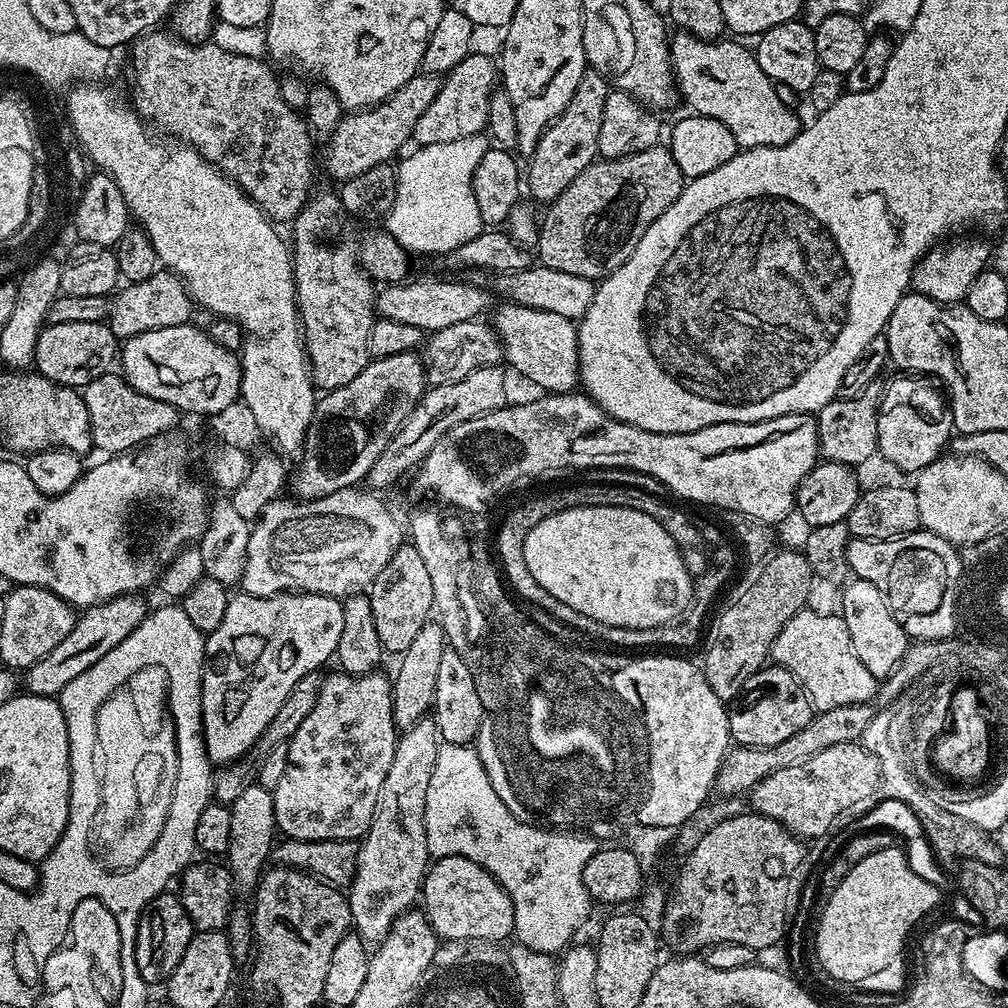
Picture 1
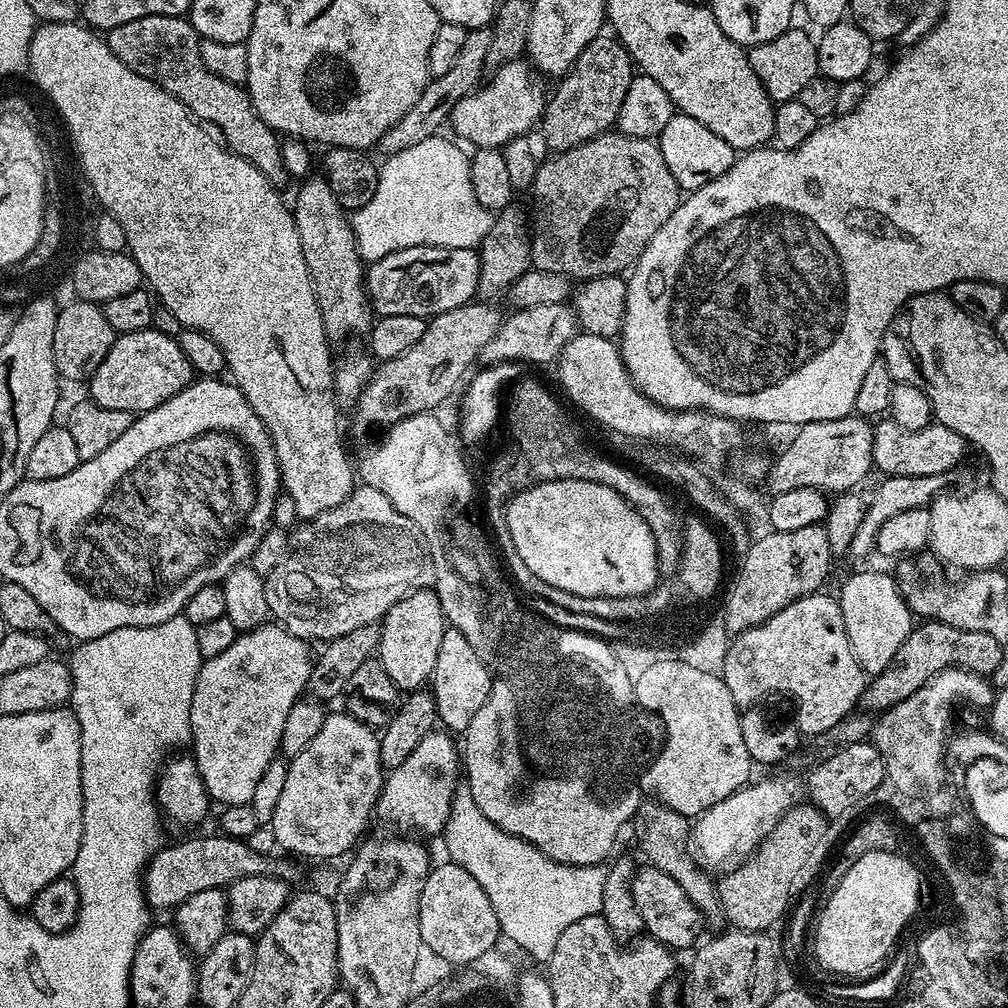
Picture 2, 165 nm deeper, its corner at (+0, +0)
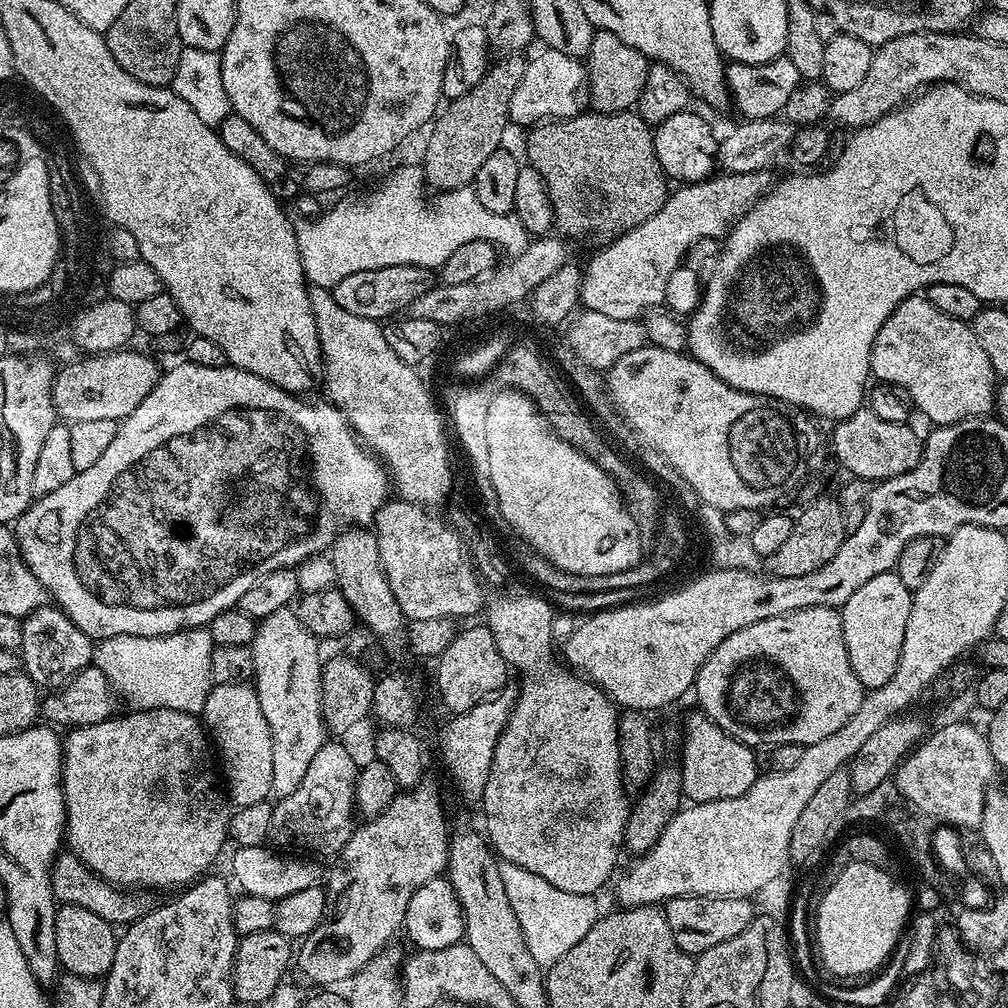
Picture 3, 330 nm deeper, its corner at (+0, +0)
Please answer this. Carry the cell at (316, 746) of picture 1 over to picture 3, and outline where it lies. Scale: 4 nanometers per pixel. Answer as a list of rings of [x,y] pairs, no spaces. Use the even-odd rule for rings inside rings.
[[[326,742],[322,750],[314,754],[302,782],[298,782],[298,790],[279,797],[273,803],[268,840],[277,849],[309,858],[339,856],[354,831],[352,816],[357,815],[354,798],[357,771],[358,760],[342,745]]]

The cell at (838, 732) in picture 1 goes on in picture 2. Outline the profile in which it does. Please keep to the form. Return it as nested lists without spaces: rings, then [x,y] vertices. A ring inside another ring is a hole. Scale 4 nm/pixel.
[[[939,619],[917,623],[902,650],[894,654],[894,662],[890,662],[890,666],[886,666],[882,674],[867,681],[862,697],[863,707],[872,714],[884,713],[904,699],[910,698],[940,672],[950,668],[960,668],[985,678],[991,677],[992,672],[998,670],[998,666],[1006,658],[1004,648],[1001,640],[990,634],[955,628],[940,623]]]

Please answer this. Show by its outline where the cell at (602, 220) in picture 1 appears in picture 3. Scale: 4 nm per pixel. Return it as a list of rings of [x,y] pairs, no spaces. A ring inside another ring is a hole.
[[[591,110],[581,111],[578,116],[571,116],[568,120],[553,120],[551,122],[541,122],[531,129],[532,132],[528,136],[528,160],[527,163],[534,169],[538,170],[538,174],[542,174],[542,182],[546,182],[546,190],[550,194],[550,202],[552,203],[552,223],[554,225],[555,231],[559,233],[561,237],[569,238],[568,236],[573,236],[574,239],[580,240],[583,236],[608,236],[606,238],[615,238],[621,233],[627,232],[629,228],[638,227],[642,222],[646,222],[651,215],[654,215],[658,210],[662,210],[664,204],[670,195],[670,181],[667,176],[665,176],[662,166],[658,162],[658,154],[654,154],[654,128],[653,125],[645,122],[641,116],[639,116],[635,111],[629,110],[627,112],[594,112]]]

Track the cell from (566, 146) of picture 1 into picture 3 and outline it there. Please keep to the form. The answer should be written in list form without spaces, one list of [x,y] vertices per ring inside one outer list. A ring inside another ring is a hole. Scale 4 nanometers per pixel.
[[[593,31],[592,45],[586,57],[586,100],[594,112],[627,112],[640,103],[642,86],[650,61],[636,48],[626,46],[622,38],[609,32]]]

